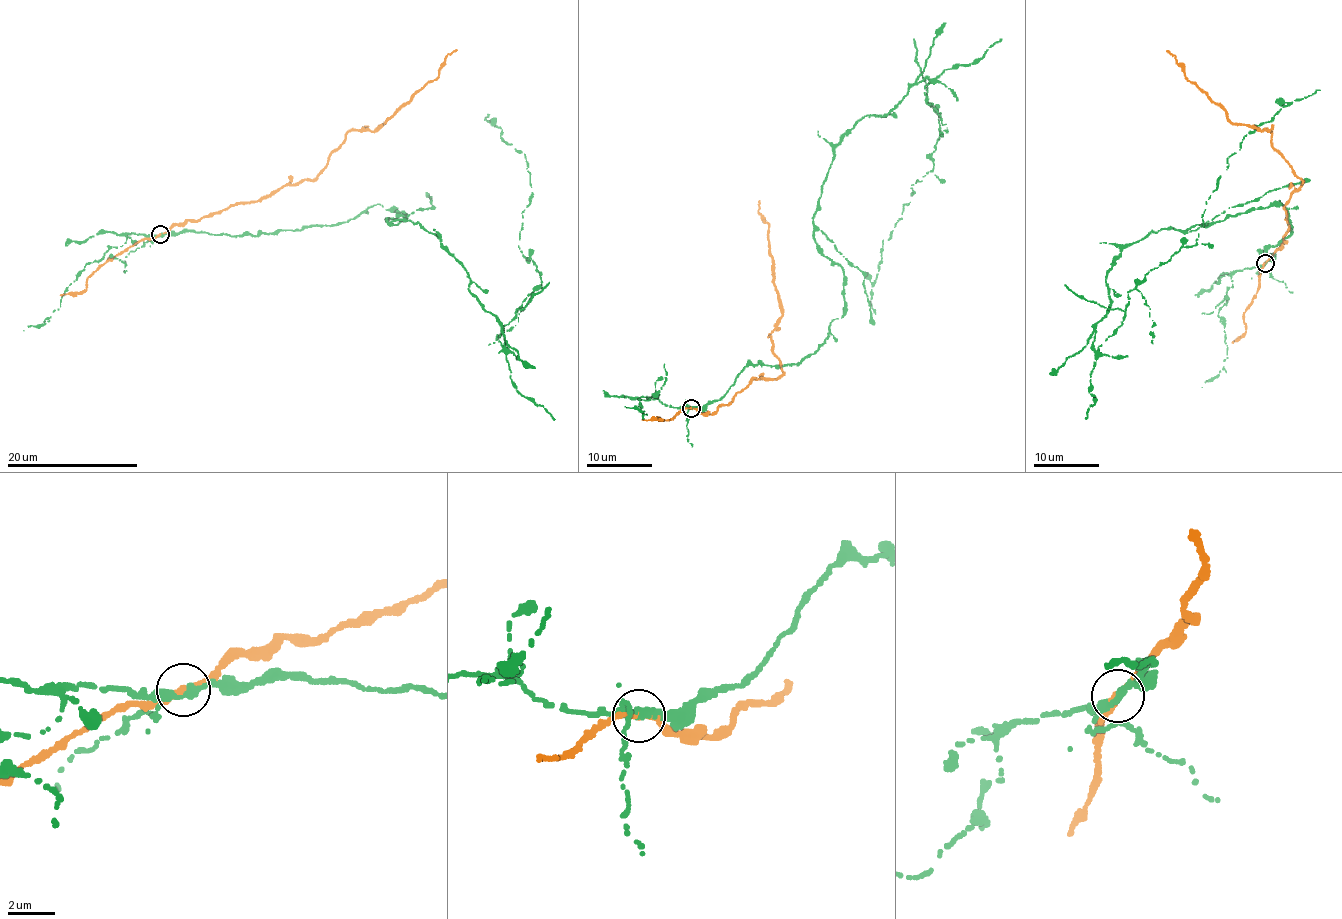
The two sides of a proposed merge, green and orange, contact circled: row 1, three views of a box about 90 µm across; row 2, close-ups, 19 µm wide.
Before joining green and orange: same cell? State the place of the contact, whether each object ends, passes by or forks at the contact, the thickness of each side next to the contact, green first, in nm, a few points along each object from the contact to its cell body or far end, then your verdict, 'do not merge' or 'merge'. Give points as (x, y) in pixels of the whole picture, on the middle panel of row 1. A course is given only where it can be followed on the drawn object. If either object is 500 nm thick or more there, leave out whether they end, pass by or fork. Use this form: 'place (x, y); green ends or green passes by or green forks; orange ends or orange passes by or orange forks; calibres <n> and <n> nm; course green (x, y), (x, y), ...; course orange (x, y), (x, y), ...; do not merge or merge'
place (691, 408); green passes by; orange passes by; calibres 300 and 240 nm; course green (691, 408), (823, 344), (845, 312), (813, 229), (834, 150), (927, 79), (934, 167), (883, 240), (875, 314); course orange (691, 408), (712, 414), (753, 378), (776, 380), (782, 373), (768, 335), (781, 315), (759, 200); do not merge

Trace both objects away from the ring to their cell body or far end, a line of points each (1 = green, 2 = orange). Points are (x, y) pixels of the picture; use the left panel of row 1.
1: (160, 234), (403, 211), (388, 223), (438, 237), (504, 347), (541, 281), (518, 246), (527, 162), (487, 115)
2: (160, 234), (315, 177), (349, 131), (373, 131), (388, 120), (434, 80), (445, 56), (456, 50)

